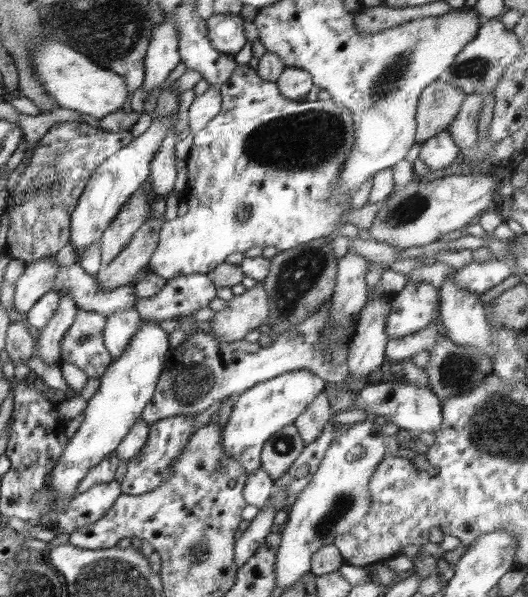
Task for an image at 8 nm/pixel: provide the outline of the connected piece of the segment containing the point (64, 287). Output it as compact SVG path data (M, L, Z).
M78 262L64 268L60 266L60 271L54 279L54 291L59 295L74 298L79 310L95 311L104 317L130 307L137 307L139 300L132 285L112 290L100 288L96 275L85 272Z

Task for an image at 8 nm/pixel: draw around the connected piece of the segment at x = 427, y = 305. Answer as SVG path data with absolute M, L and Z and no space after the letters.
M409 281L392 300L390 315L386 317L386 336L389 339L396 339L427 328L436 317L439 317L439 302L439 292L436 292L432 284L424 281Z

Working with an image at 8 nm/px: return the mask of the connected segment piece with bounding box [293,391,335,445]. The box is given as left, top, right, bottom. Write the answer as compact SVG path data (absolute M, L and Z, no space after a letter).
M323 391L308 405L308 409L305 409L296 418L293 425L299 430L300 438L305 444L312 444L314 440L318 440L318 436L322 434L324 424L328 423L334 414L330 407L330 401L328 401L328 395Z

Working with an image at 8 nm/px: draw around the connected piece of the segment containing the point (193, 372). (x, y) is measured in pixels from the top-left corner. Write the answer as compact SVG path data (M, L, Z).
M330 307L314 310L304 322L278 334L270 346L252 344L246 340L218 342L210 332L200 331L182 342L178 348L169 350L164 370L157 381L154 396L146 404L141 419L149 425L174 416L196 416L215 402L235 398L255 384L272 380L275 376L298 370L309 370L327 383L351 388L351 372L347 365L348 349L336 349L332 354L320 354L316 348L318 339L324 335L330 321Z

